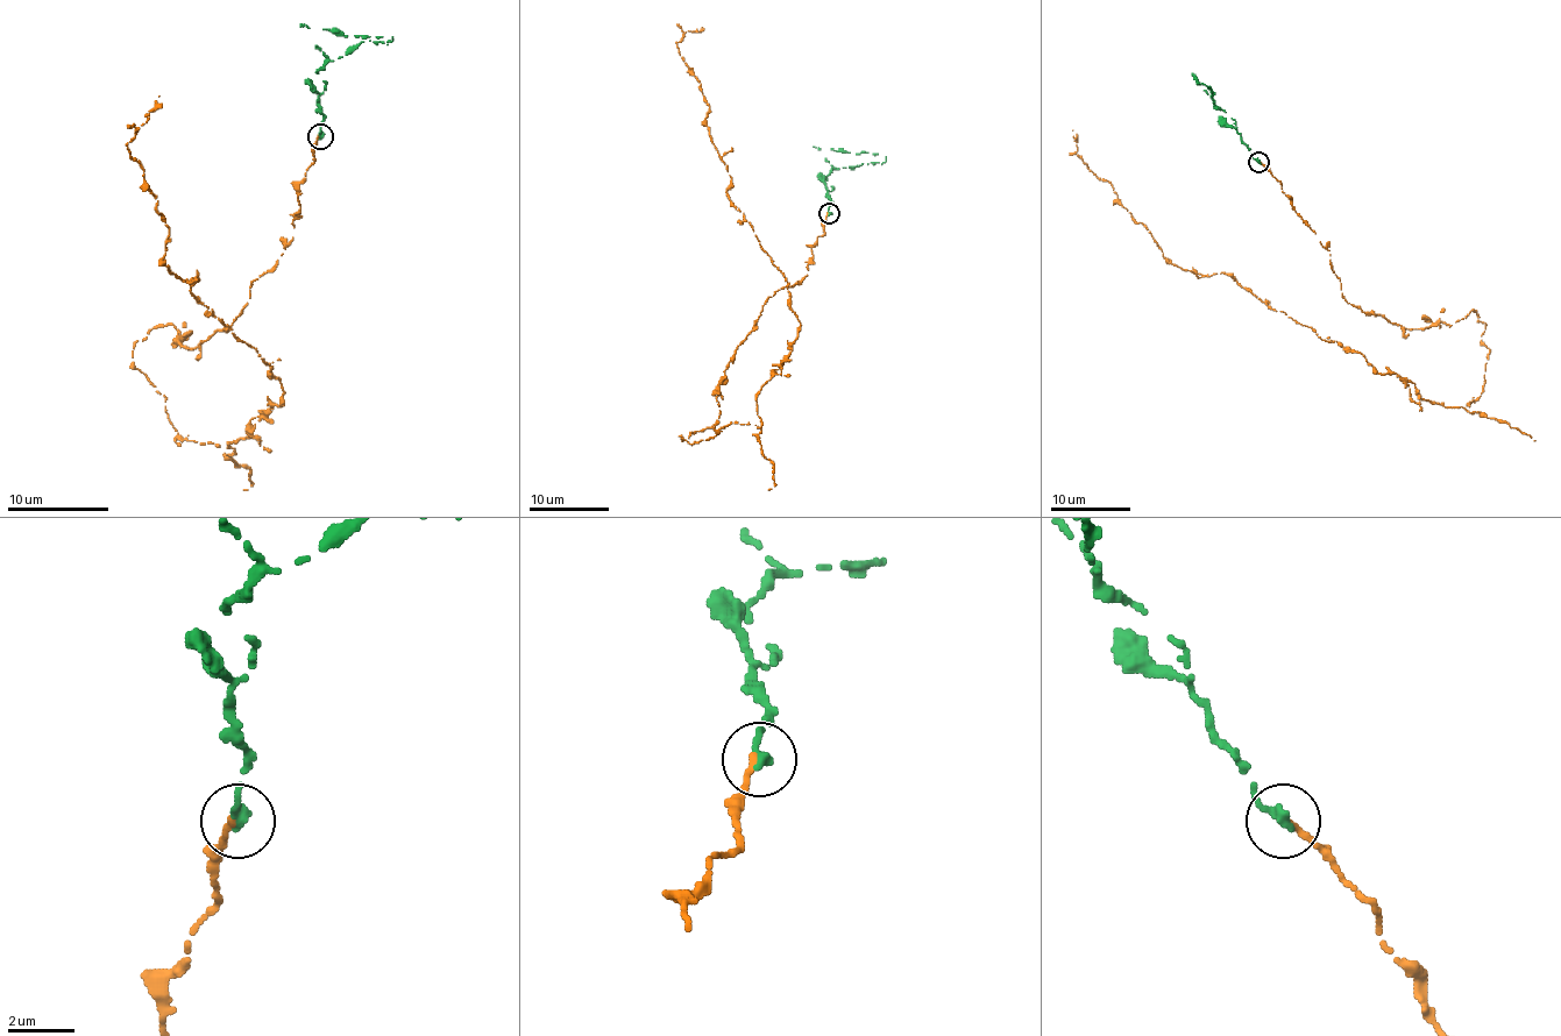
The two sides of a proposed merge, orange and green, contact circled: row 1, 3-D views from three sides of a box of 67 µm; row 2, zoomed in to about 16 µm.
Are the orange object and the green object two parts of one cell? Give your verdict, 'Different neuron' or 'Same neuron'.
Same neuron

